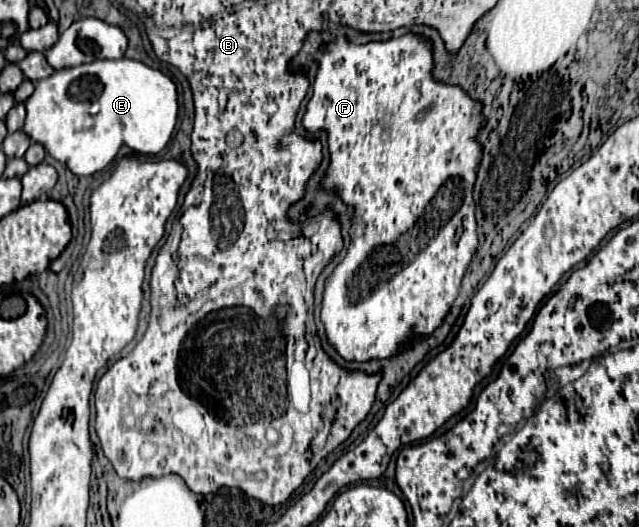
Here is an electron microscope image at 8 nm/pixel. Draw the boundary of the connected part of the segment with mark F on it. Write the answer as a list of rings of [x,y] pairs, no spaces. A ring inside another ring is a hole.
[[[406,33],[406,35],[400,35],[400,37],[392,37],[392,39],[388,39],[388,41],[370,41],[370,43],[364,43],[364,45],[352,45],[346,37],[340,37],[340,39],[336,39],[336,41],[330,41],[330,43],[324,43],[324,45],[320,45],[318,47],[318,53],[320,53],[320,59],[318,59],[318,71],[316,71],[316,77],[314,77],[314,83],[312,83],[312,97],[310,97],[310,101],[306,103],[306,113],[304,113],[304,117],[302,117],[302,125],[304,125],[304,129],[308,131],[308,133],[316,133],[316,131],[324,131],[326,135],[328,135],[328,153],[330,153],[330,165],[328,165],[328,171],[324,171],[324,175],[322,175],[322,179],[320,179],[320,185],[322,185],[322,189],[326,189],[326,191],[332,191],[332,189],[336,189],[336,195],[348,205],[348,207],[352,207],[352,211],[354,211],[354,215],[356,217],[360,217],[362,219],[362,225],[364,225],[364,229],[362,229],[362,235],[360,237],[352,237],[350,239],[350,243],[354,241],[354,249],[350,249],[348,247],[348,253],[344,255],[344,259],[334,267],[334,271],[326,277],[326,281],[324,281],[324,297],[322,297],[322,311],[320,311],[320,321],[322,321],[322,325],[324,325],[324,331],[326,331],[326,339],[328,339],[328,343],[338,351],[338,355],[340,357],[344,357],[344,361],[358,361],[358,363],[366,363],[366,361],[372,361],[372,359],[390,359],[390,357],[394,357],[394,355],[398,355],[400,351],[404,351],[404,349],[410,349],[412,347],[412,343],[414,343],[414,337],[416,337],[416,343],[422,339],[422,337],[430,337],[440,325],[442,325],[442,321],[446,319],[446,315],[448,315],[448,311],[450,311],[450,307],[452,307],[452,303],[456,301],[456,297],[458,297],[458,291],[460,291],[460,283],[462,283],[462,279],[464,279],[464,275],[466,275],[466,271],[468,271],[468,265],[470,265],[470,261],[472,261],[472,257],[474,257],[474,253],[476,253],[476,249],[478,249],[478,235],[476,235],[476,229],[478,229],[478,225],[476,225],[476,203],[474,203],[474,183],[476,183],[476,173],[478,173],[478,169],[480,169],[480,163],[482,163],[482,145],[478,143],[478,131],[480,131],[480,127],[484,127],[486,125],[486,119],[484,119],[484,115],[482,115],[482,109],[484,109],[484,105],[482,103],[478,103],[478,101],[474,101],[460,85],[448,85],[448,83],[442,83],[442,81],[438,81],[438,79],[434,79],[434,73],[432,73],[432,69],[434,69],[434,59],[432,59],[432,45],[424,39],[424,37],[420,37],[420,35],[416,35],[416,33]],[[378,121],[378,127],[382,127],[382,133],[378,135],[378,139],[370,139],[370,131],[375,132],[376,129],[372,130],[372,124],[376,125]]]

